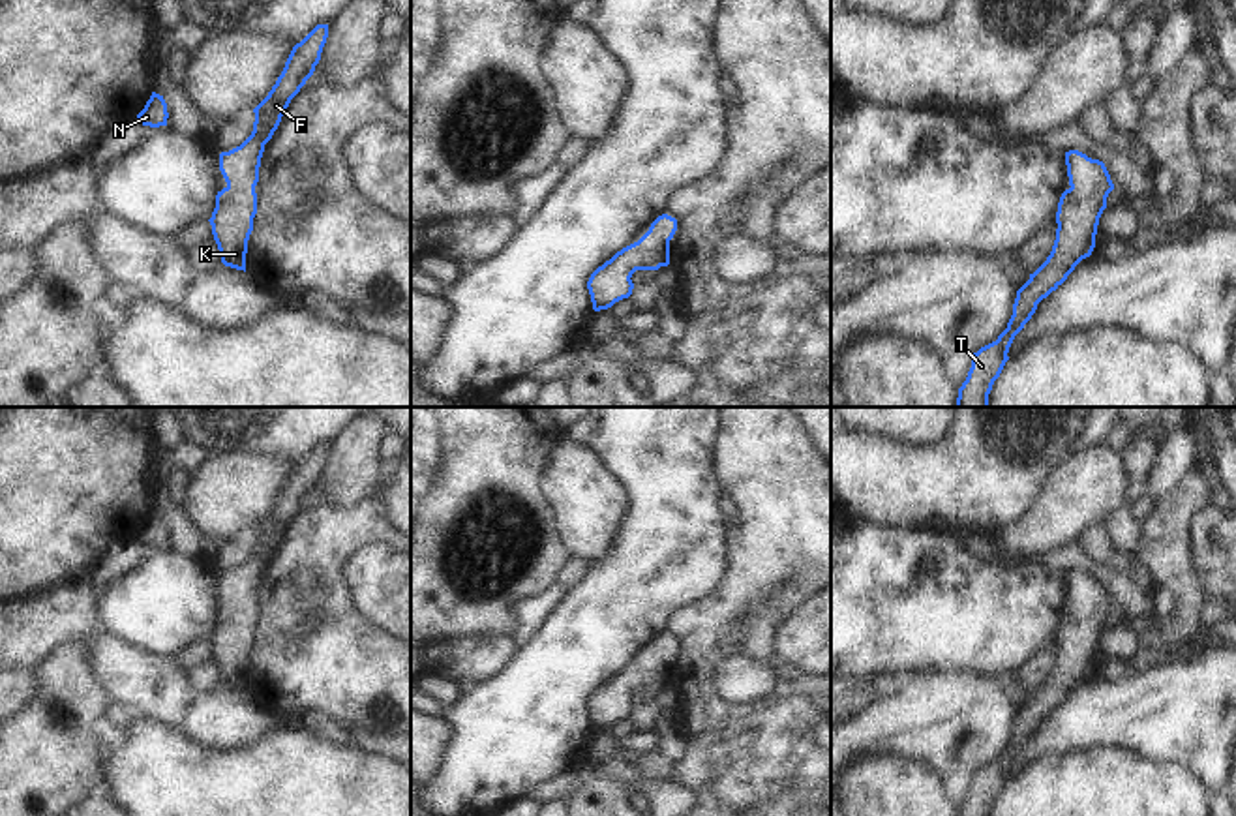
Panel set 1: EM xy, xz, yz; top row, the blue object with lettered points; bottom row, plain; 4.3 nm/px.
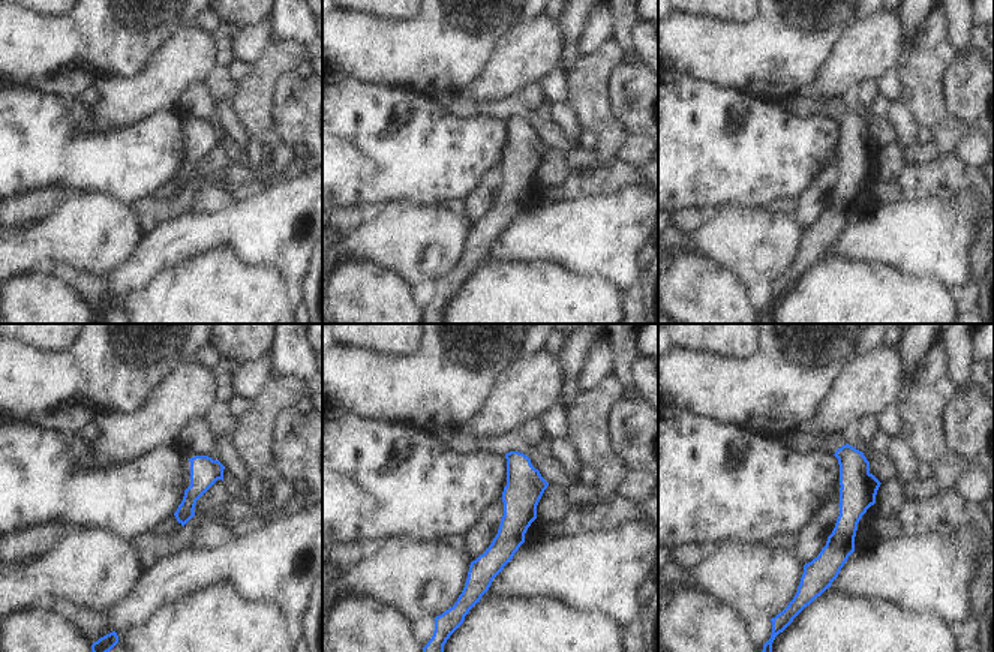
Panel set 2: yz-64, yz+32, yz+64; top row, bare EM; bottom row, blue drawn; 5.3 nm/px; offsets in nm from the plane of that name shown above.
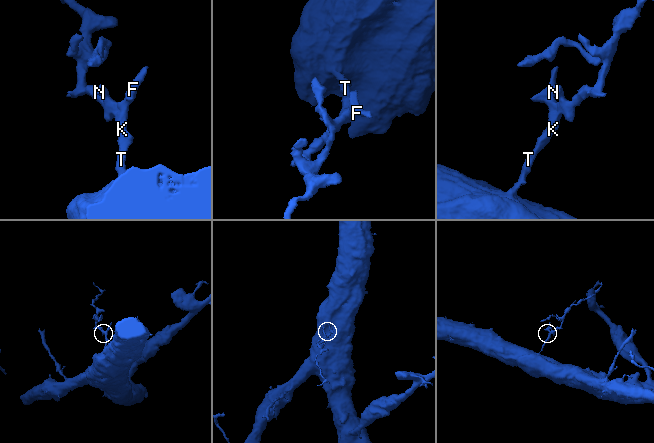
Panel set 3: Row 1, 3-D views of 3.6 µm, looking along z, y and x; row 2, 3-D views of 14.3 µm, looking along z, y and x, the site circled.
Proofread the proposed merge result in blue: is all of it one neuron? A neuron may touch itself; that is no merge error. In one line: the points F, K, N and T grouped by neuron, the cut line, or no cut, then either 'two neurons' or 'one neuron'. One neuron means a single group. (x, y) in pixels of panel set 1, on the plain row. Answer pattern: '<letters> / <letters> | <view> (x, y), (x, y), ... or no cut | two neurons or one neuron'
F K N T | no cut | one neuron

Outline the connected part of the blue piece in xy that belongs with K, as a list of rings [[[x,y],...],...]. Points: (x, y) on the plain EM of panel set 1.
[[[317,445],[296,463],[281,495],[268,516],[253,529],[251,555],[236,568],[219,574],[219,591],[227,606],[216,615],[216,628],[208,640],[225,687],[246,692],[248,660],[257,634],[259,587],[264,565],[278,550],[291,520],[313,495],[328,458],[328,445]]]

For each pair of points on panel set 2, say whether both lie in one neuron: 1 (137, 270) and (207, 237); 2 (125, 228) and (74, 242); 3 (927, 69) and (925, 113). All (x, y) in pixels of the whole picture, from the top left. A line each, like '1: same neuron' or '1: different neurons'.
1: same neuron
2: same neuron
3: same neuron

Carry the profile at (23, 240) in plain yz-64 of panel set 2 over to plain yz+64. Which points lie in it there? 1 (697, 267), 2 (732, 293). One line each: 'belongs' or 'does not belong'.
1: does not belong
2: does not belong

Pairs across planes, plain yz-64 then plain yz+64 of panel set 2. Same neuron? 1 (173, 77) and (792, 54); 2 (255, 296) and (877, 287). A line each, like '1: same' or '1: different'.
1: different
2: same

